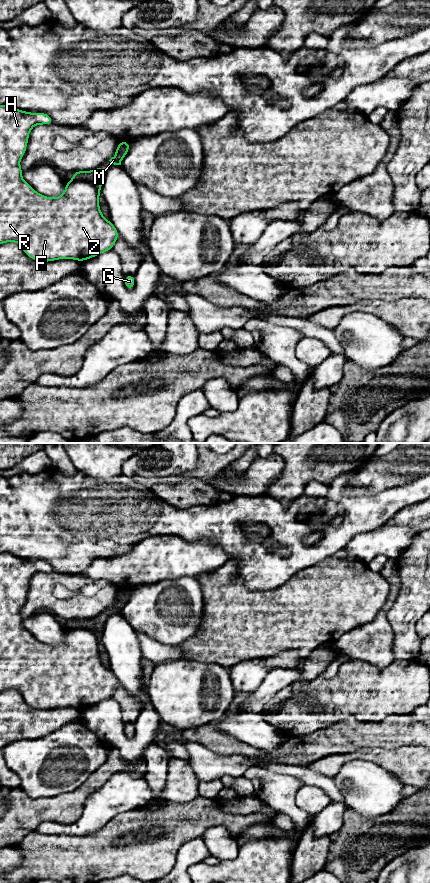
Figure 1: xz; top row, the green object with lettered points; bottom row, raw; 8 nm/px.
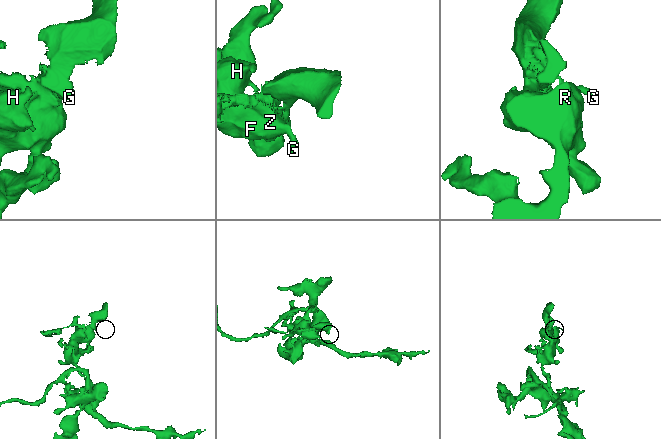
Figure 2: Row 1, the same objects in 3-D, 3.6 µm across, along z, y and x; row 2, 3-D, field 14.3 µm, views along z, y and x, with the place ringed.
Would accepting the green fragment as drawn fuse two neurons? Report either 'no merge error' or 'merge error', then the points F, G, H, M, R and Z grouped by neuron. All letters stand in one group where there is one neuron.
merge error | F G H R Z / M

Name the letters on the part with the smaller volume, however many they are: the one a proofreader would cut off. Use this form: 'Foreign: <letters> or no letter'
Foreign: M

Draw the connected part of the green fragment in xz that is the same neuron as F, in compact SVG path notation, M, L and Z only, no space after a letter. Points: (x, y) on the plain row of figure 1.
M8 552L0 553L0 693L7 690L18 691L32 708L51 710L60 707L85 709L101 701L112 698L119 681L111 668L106 668L99 654L100 639L84 628L66 629L62 643L51 646L35 639L22 626L20 608L24 604L29 582L35 573L54 571L52 565L43 560L30 561Z

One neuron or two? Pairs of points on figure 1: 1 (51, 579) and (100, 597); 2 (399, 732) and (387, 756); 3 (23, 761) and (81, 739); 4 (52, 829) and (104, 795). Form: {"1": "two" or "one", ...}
{"1": "one", "2": "two", "3": "one", "4": "one"}

